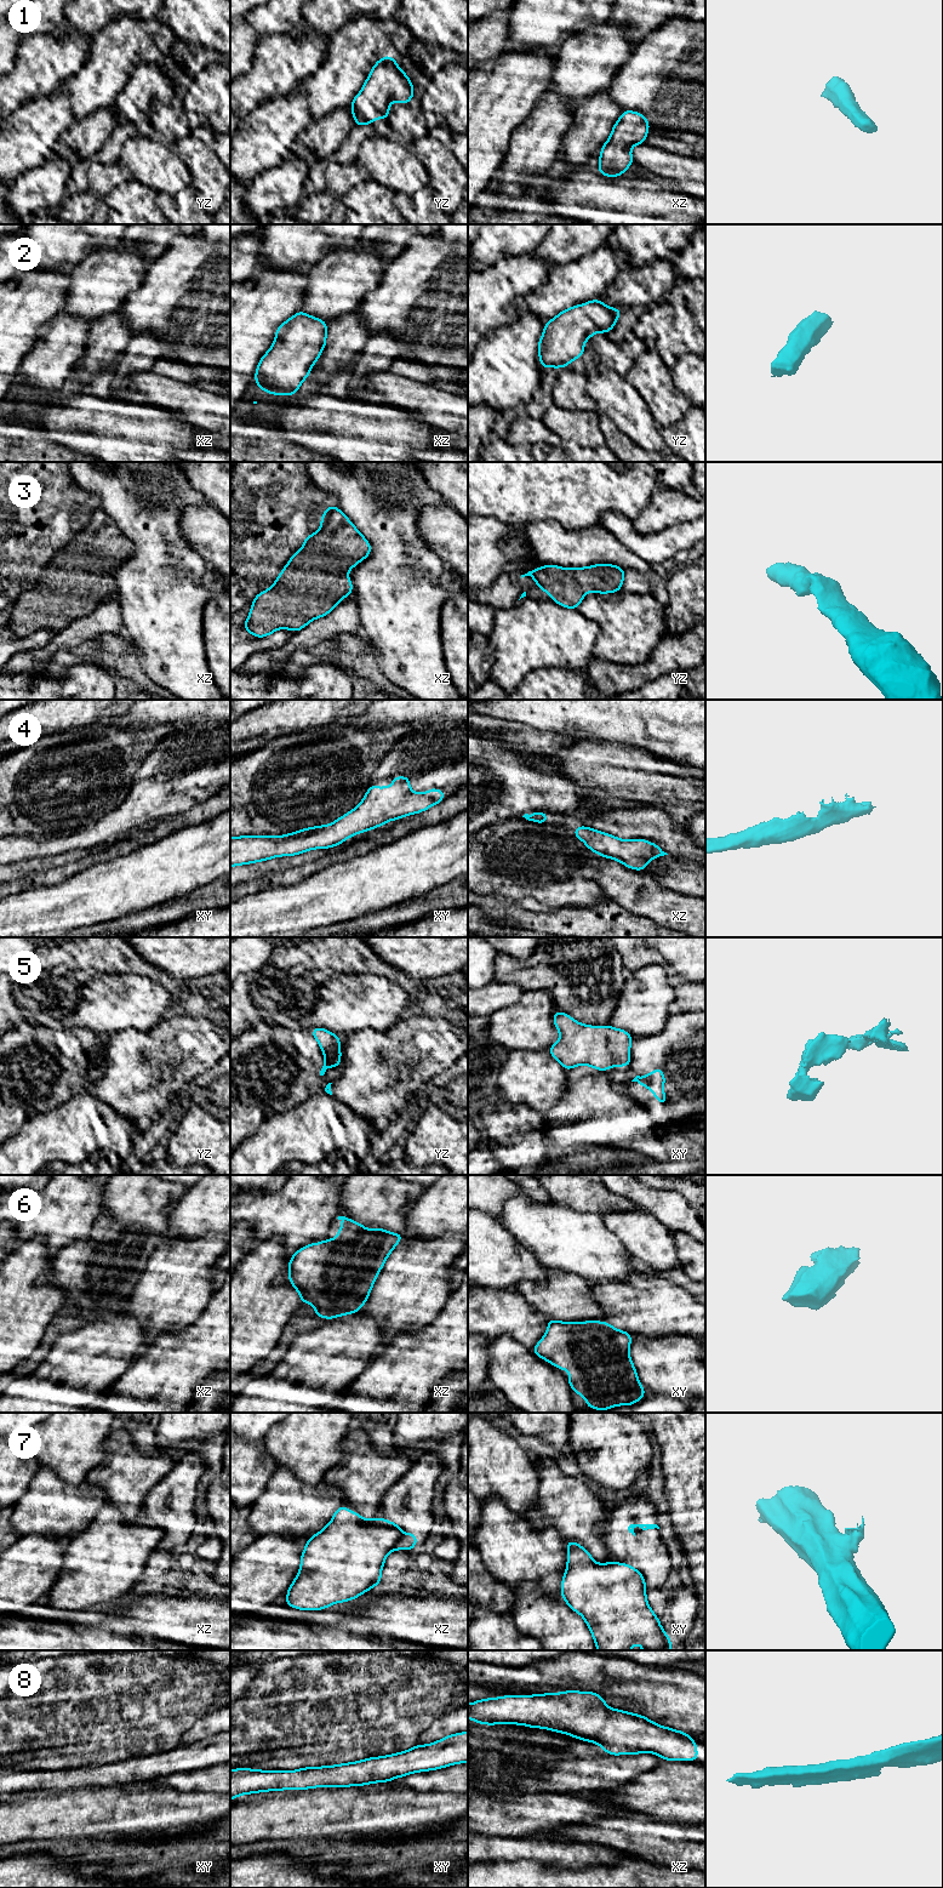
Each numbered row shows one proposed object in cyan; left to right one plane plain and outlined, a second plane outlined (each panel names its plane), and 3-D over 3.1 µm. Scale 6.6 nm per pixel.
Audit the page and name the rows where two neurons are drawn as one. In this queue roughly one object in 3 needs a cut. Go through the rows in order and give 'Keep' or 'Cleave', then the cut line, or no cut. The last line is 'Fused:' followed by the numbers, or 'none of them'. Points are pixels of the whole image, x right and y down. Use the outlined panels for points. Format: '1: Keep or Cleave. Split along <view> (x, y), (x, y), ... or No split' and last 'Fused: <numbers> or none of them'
1: Keep. No split
2: Keep. No split
3: Keep. No split
4: Keep. No split
5: Cleave. Split along yz (325, 1057), (333, 1066)
6: Keep. No split
7: Cleave. Split along xz (373, 1521), (379, 1524), (399, 1528)
8: Keep. No split
Fused: 5, 7

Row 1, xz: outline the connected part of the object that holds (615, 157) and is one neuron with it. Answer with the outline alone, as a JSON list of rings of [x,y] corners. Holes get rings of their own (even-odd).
[[[622,112],[619,120],[613,124],[610,138],[601,147],[598,172],[607,177],[623,176],[634,164],[630,148],[644,144],[648,127],[650,124],[641,113]]]

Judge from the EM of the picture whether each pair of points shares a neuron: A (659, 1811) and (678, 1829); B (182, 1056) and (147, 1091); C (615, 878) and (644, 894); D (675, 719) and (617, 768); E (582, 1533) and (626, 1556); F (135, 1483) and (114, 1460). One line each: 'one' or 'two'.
A: two
B: one
C: one
D: two
E: two
F: one

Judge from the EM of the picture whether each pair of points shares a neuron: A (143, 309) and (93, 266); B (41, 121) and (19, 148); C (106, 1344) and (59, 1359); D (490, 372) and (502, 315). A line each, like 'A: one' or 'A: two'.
A: two
B: one
C: one
D: two

